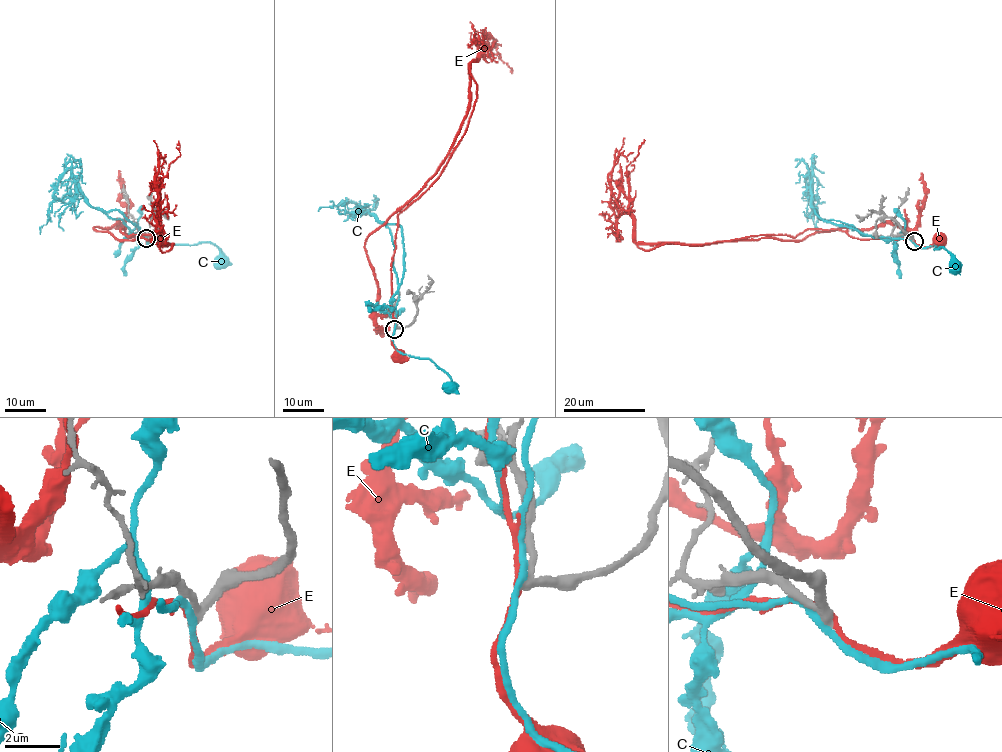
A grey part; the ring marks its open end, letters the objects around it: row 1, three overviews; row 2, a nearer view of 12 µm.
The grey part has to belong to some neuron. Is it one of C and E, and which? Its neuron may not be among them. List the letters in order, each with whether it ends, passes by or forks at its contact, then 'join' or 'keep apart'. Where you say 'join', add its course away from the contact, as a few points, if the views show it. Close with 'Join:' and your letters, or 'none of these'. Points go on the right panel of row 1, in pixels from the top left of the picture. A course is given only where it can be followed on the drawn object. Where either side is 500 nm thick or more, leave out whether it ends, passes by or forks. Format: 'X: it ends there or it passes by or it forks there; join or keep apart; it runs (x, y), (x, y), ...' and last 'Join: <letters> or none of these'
C: it passes by; keep apart
E: it passes by; keep apart
Join: none of these

